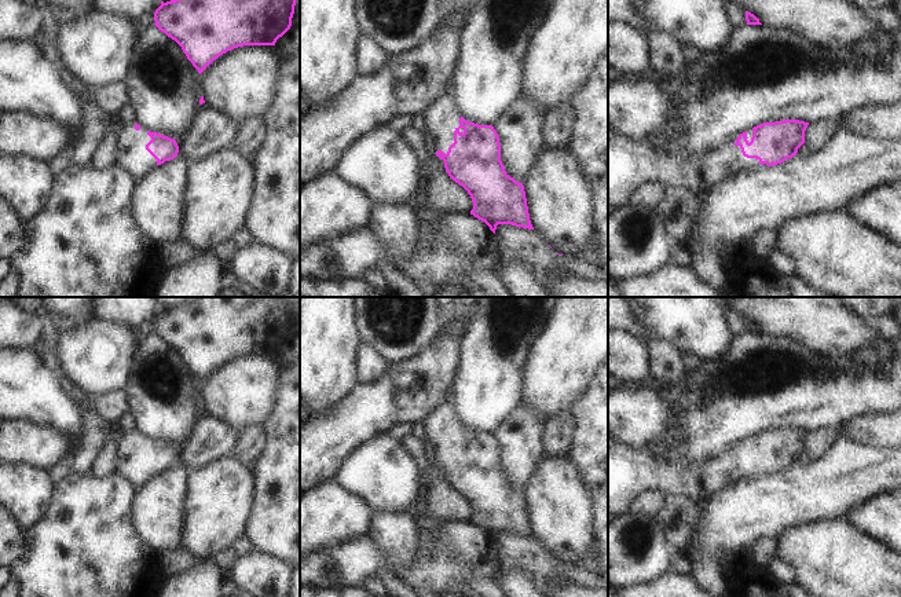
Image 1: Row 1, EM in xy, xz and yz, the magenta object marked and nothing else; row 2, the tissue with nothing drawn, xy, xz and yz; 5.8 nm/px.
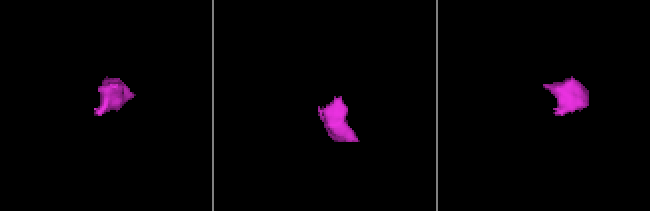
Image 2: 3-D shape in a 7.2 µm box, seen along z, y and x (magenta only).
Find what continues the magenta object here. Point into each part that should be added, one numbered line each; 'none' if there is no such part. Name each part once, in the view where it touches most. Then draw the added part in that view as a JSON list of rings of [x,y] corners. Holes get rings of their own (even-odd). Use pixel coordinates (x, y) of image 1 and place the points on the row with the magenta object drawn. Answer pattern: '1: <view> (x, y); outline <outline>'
1: xz (440, 120); outline [[[450,92],[443,94],[421,116],[426,133],[432,143],[432,151],[442,150],[447,154],[448,147],[454,143],[454,131],[459,127],[459,111],[455,109]]]

